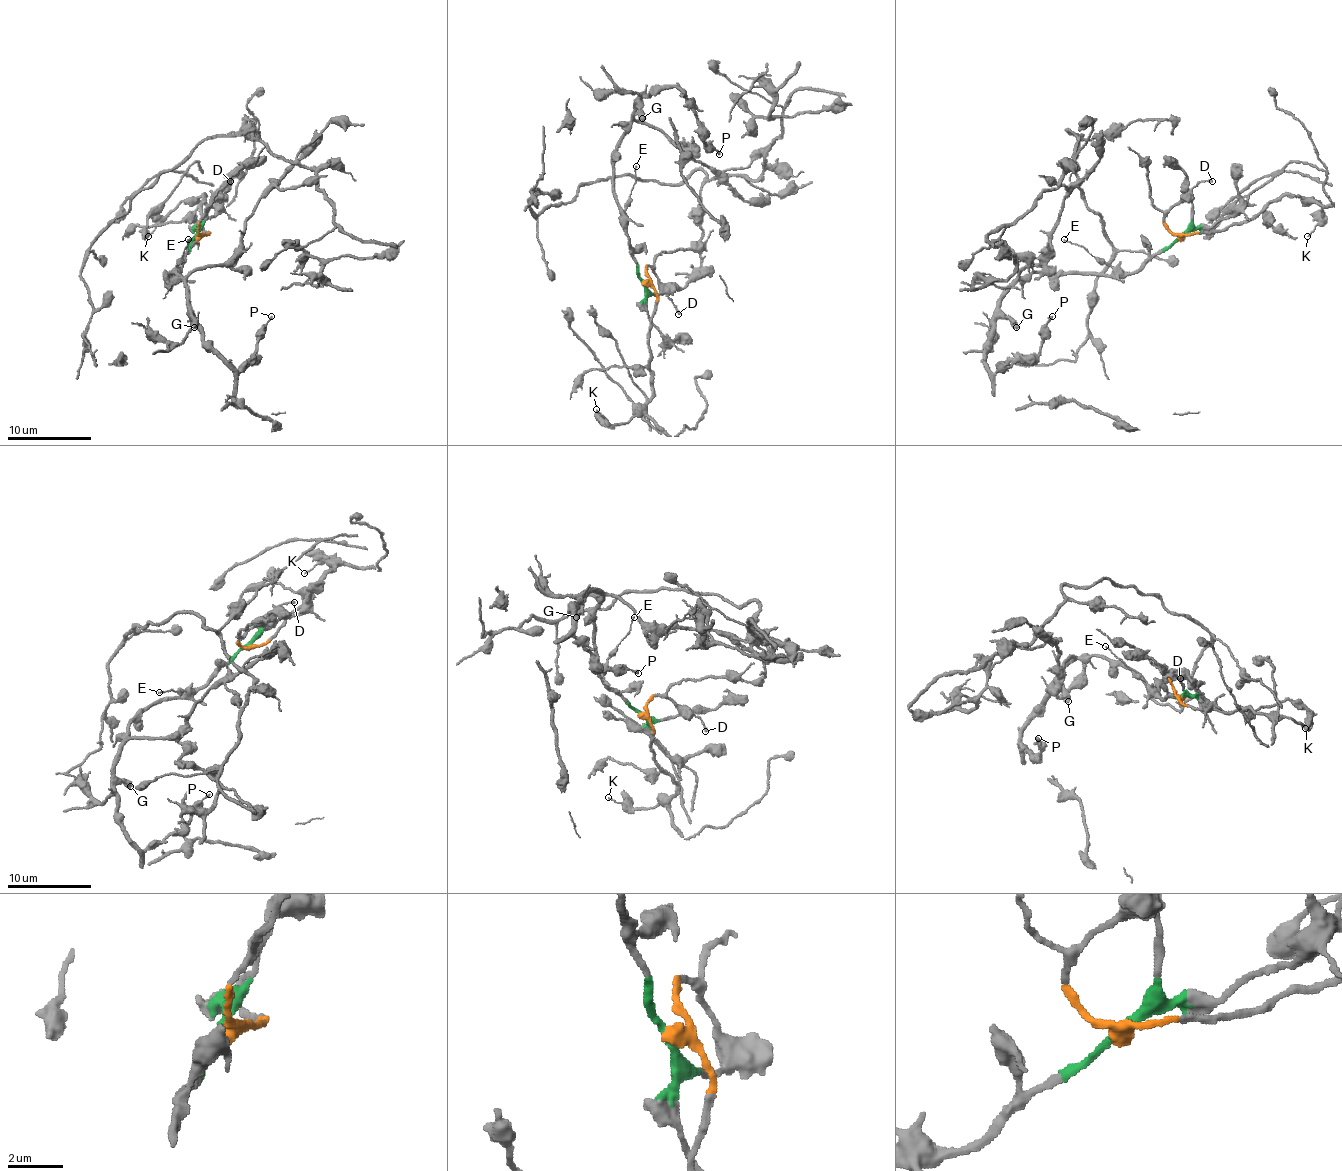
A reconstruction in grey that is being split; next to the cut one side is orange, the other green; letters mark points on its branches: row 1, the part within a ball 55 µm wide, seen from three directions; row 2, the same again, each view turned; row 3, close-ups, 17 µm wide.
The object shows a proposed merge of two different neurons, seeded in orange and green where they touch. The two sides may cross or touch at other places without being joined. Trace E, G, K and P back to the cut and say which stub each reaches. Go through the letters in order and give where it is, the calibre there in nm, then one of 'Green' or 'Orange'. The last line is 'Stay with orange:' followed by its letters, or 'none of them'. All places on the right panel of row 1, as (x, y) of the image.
E: Place: (1064, 239). Thickness 100 nm. Green
G: Place: (1016, 327). Thickness 550 nm. Green
K: Place: (1307, 236). Thickness 110 nm. Orange
P: Place: (1052, 316). Thickness 190 nm. Green
Stay with orange: K

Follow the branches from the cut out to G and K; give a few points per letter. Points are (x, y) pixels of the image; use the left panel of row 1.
G: (195, 238), (176, 273), (166, 273), (182, 280), (187, 311), (195, 328)
K: (197, 238), (208, 233), (201, 223), (203, 196), (187, 198), (149, 236)

